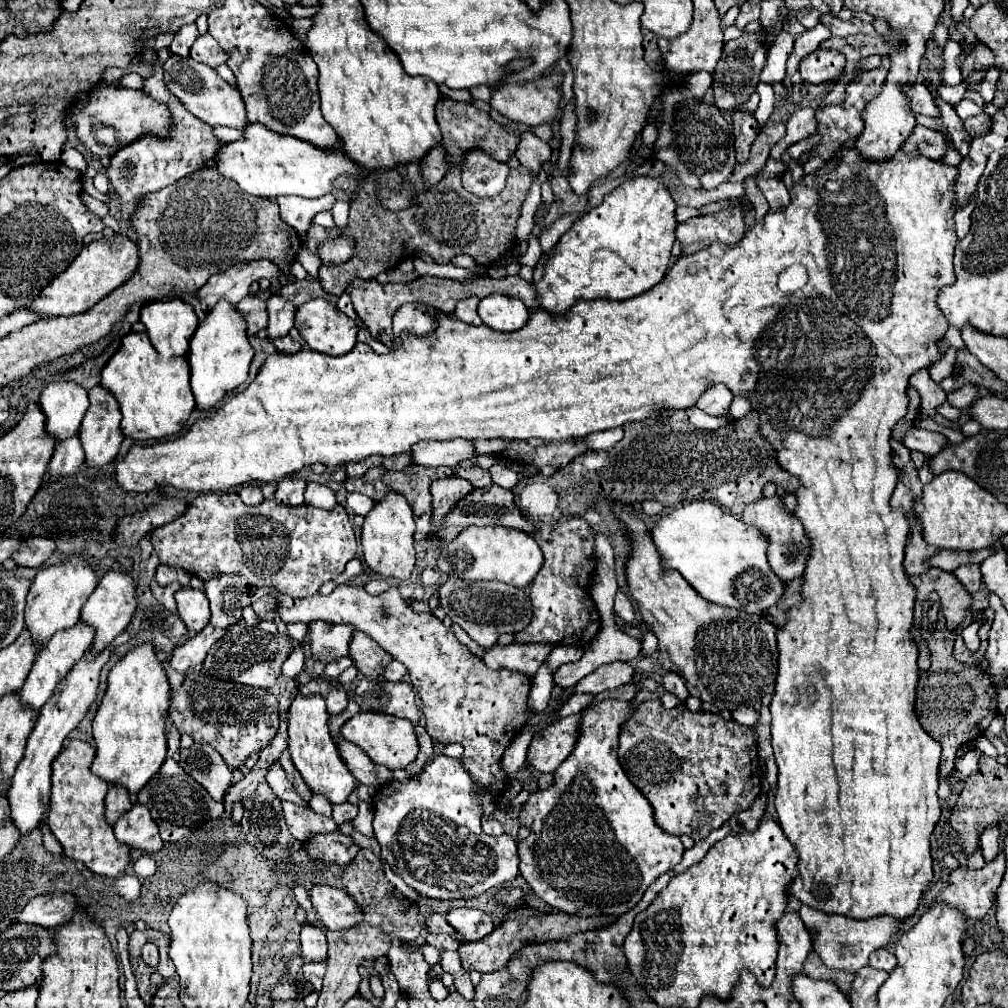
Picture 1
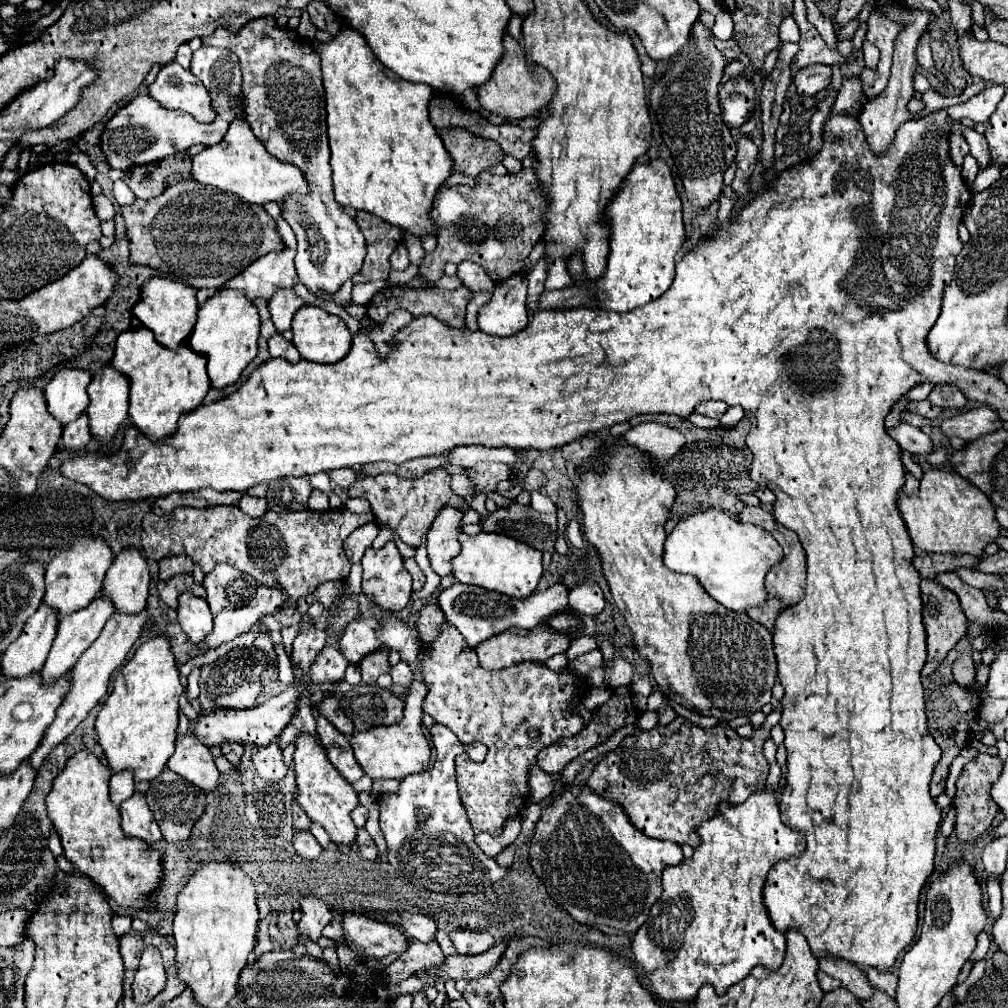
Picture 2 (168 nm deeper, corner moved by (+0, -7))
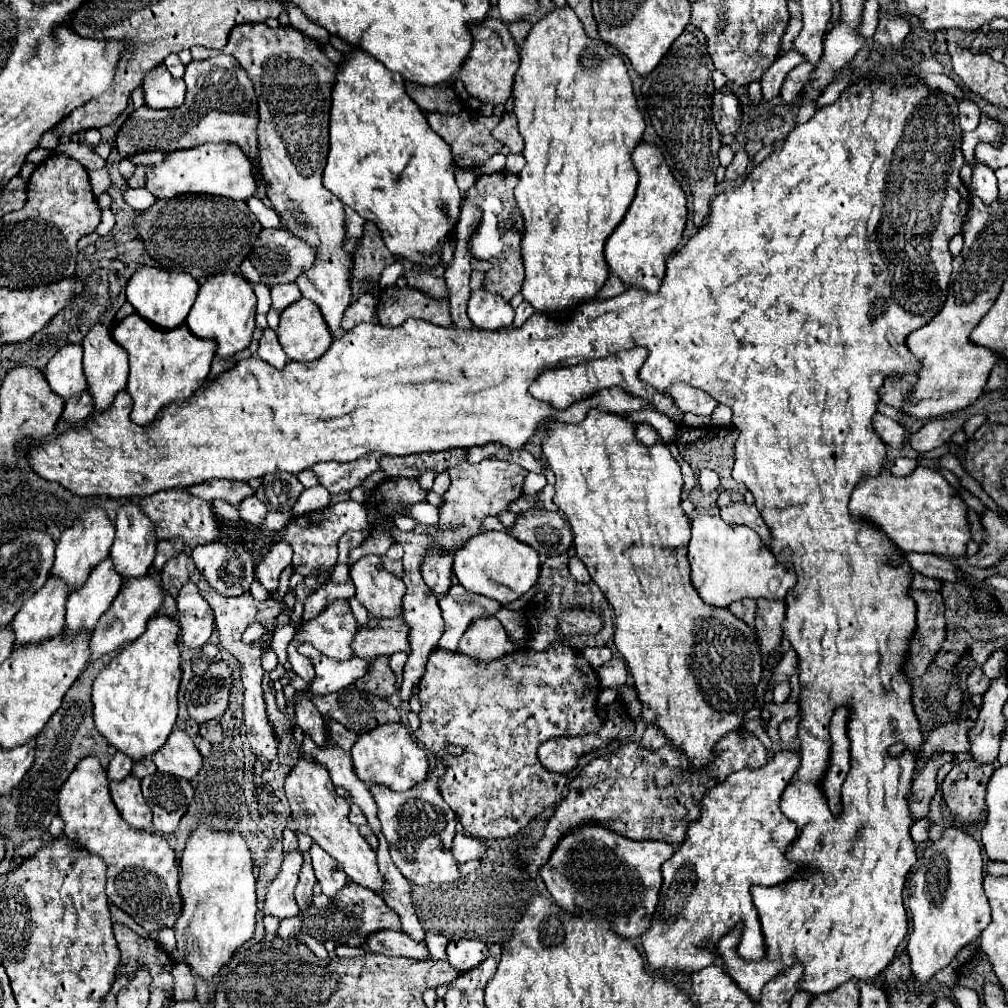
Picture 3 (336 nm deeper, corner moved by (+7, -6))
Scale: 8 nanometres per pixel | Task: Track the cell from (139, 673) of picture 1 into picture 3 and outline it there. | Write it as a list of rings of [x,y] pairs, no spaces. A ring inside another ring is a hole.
[[[155,615],[147,623],[147,631],[135,643],[123,647],[119,651],[119,655],[111,659],[111,663],[97,675],[97,679],[93,683],[95,727],[115,751],[131,757],[133,763],[139,763],[139,761],[155,755],[165,745],[165,741],[175,725],[177,691],[179,691],[179,681],[181,681],[177,637],[179,637],[179,625],[165,615]]]

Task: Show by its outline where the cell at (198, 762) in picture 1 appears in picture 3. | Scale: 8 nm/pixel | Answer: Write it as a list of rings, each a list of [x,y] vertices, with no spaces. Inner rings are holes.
[[[175,727],[161,751],[153,755],[153,763],[161,773],[169,773],[181,779],[193,779],[203,767],[203,757],[193,739],[179,727]]]

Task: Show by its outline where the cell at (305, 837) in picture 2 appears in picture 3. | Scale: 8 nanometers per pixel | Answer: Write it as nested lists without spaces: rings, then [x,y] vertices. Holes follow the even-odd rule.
[[[291,851],[285,855],[281,871],[267,891],[265,915],[275,915],[279,919],[285,919],[299,914],[300,910],[294,898],[294,889],[301,865],[303,865],[301,851]]]

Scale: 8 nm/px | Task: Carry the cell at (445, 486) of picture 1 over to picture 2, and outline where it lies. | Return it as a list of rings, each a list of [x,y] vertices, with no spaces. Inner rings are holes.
[[[452,506],[444,508],[438,518],[434,520],[432,528],[428,530],[428,560],[432,570],[438,576],[448,576],[450,570],[450,560],[458,556],[460,552],[460,522],[462,522],[462,512],[454,510]]]

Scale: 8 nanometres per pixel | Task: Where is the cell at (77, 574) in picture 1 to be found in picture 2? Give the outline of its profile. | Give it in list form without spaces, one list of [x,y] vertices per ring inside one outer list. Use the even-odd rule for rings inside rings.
[[[80,540],[78,544],[62,550],[46,566],[46,596],[42,602],[56,608],[60,616],[68,616],[76,610],[86,608],[86,604],[90,604],[100,594],[112,558],[112,550],[104,540]]]

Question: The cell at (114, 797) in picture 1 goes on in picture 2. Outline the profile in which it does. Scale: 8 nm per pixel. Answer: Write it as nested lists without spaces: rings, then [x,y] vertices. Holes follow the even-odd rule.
[[[130,770],[116,772],[110,780],[110,798],[114,800],[114,804],[120,806],[132,794],[134,794],[134,772]]]

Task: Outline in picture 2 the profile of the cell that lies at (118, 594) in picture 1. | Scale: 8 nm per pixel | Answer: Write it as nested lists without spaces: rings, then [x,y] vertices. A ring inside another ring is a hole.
[[[124,548],[112,562],[104,580],[104,596],[114,602],[116,612],[138,614],[146,608],[150,586],[148,562],[138,548]]]

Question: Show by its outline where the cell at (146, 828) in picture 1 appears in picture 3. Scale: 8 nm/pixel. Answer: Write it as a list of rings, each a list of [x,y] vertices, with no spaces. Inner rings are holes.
[[[127,777],[127,779],[123,779],[123,783],[109,783],[109,789],[111,789],[113,803],[119,809],[123,821],[127,821],[135,829],[151,831],[153,815],[141,795],[139,779]]]

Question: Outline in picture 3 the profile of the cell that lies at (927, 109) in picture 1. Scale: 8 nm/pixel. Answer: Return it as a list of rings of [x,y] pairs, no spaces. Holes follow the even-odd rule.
[[[985,163],[973,165],[971,187],[973,187],[973,193],[983,199],[983,203],[993,203],[993,199],[999,195],[995,173]]]

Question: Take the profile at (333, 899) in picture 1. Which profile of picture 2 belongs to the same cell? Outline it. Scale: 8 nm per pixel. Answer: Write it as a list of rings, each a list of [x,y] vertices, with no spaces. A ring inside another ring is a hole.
[[[344,914],[344,938],[348,942],[348,946],[360,954],[360,956],[374,956],[374,958],[384,958],[392,952],[396,954],[402,954],[408,950],[408,938],[398,932],[394,926],[386,924],[386,922],[376,922],[364,914]]]

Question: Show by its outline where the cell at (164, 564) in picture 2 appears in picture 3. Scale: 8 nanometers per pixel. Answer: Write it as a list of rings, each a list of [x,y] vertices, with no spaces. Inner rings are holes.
[[[175,539],[175,541],[159,541],[157,543],[157,553],[155,553],[155,561],[153,561],[153,569],[157,573],[161,573],[165,561],[169,561],[171,557],[177,557],[183,551],[183,541]]]

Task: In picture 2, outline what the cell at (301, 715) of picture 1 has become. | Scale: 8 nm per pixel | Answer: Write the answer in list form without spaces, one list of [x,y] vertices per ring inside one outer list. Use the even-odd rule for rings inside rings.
[[[300,734],[296,740],[294,752],[294,768],[296,768],[296,786],[298,786],[298,804],[308,814],[308,818],[320,824],[334,844],[356,846],[358,828],[354,826],[350,814],[358,806],[358,794],[354,788],[340,776],[340,772],[330,764],[324,754],[324,748],[310,736]]]

